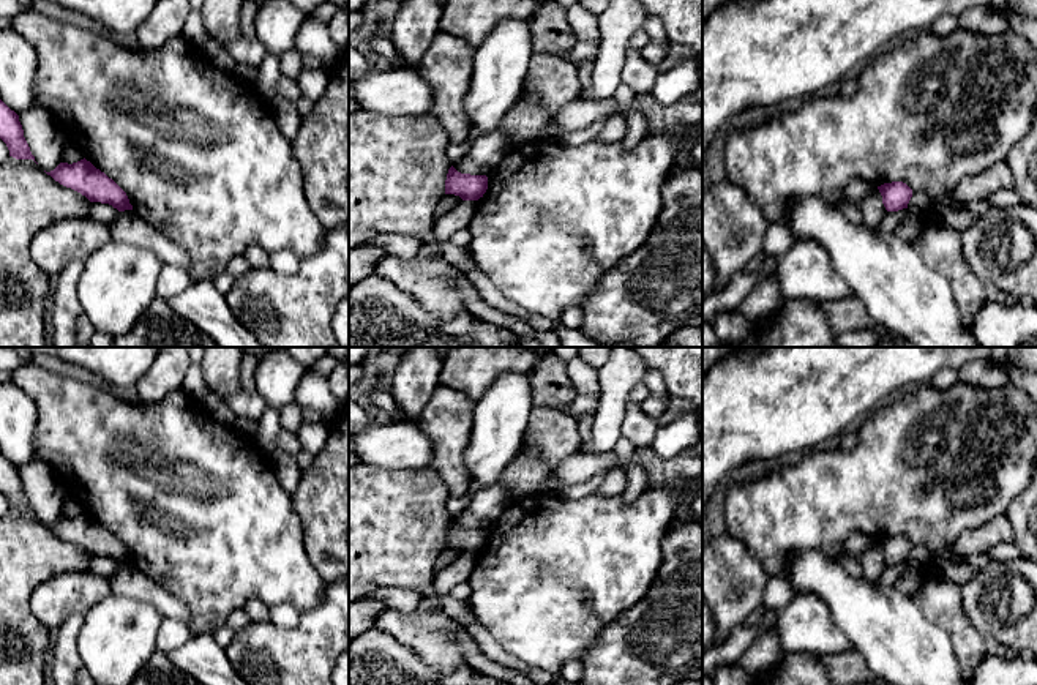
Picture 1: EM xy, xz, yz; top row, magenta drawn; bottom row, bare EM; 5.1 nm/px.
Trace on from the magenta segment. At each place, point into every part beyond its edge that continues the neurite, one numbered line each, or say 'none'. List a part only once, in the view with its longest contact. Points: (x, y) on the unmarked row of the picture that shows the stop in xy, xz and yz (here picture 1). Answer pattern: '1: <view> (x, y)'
none

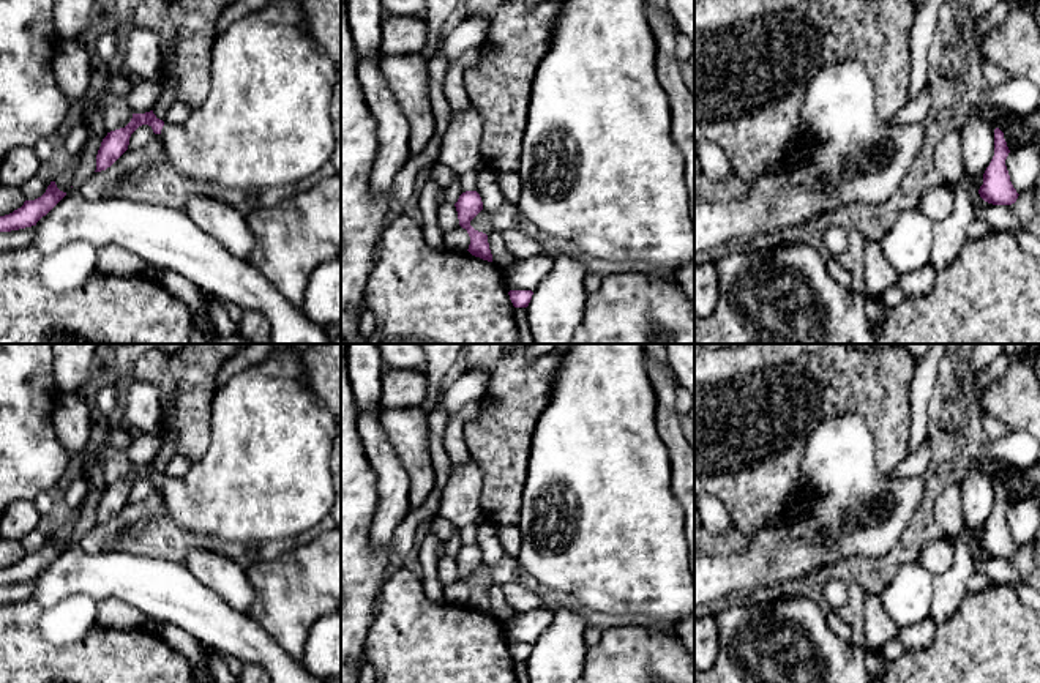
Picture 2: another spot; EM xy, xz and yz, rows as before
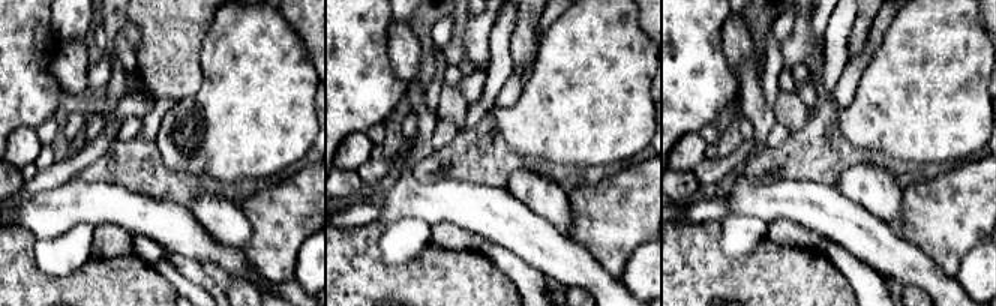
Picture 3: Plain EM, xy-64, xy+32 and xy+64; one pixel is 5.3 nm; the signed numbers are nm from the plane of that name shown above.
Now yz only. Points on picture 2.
none

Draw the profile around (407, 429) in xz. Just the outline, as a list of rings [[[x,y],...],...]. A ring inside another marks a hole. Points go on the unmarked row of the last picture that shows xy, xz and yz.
[[[421,407],[380,409],[379,421],[409,473],[410,509],[421,506],[436,484],[428,415]]]

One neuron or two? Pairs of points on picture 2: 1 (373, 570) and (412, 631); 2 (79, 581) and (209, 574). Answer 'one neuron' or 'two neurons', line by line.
1: two neurons
2: two neurons

